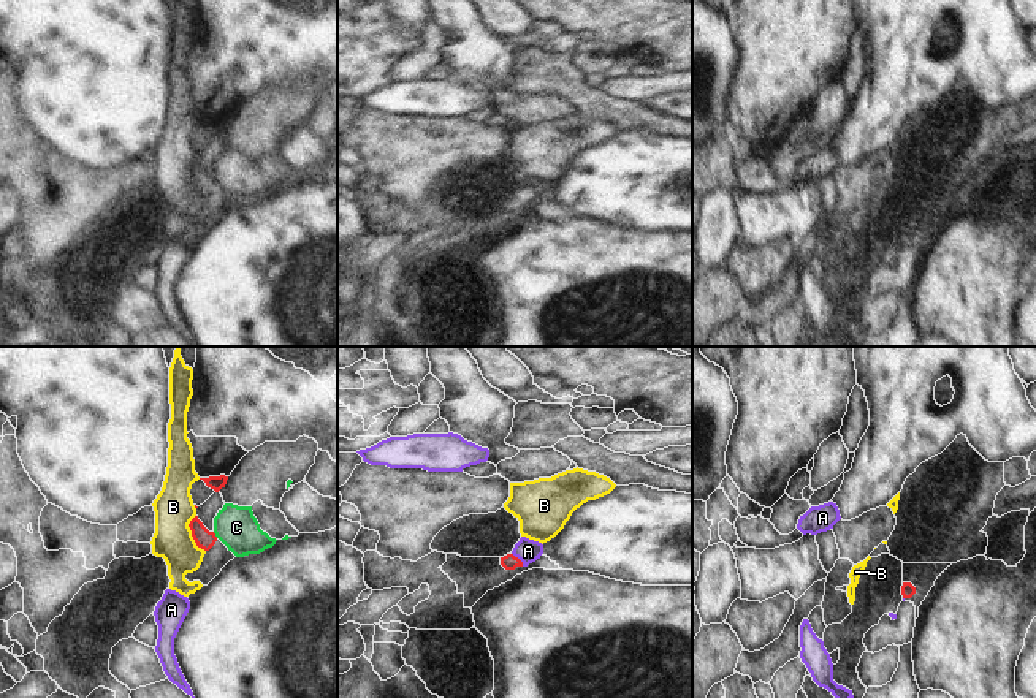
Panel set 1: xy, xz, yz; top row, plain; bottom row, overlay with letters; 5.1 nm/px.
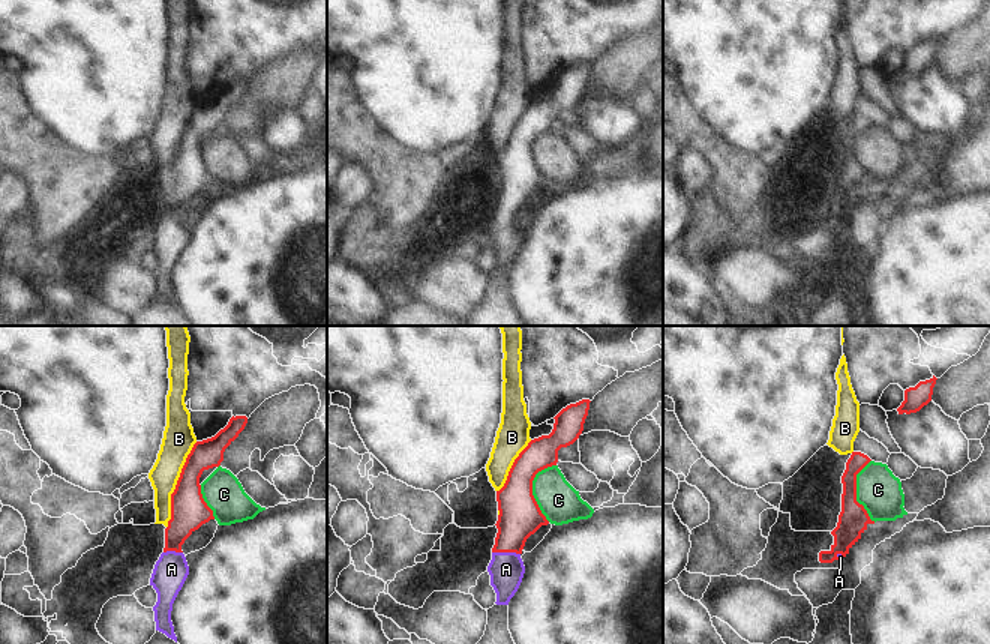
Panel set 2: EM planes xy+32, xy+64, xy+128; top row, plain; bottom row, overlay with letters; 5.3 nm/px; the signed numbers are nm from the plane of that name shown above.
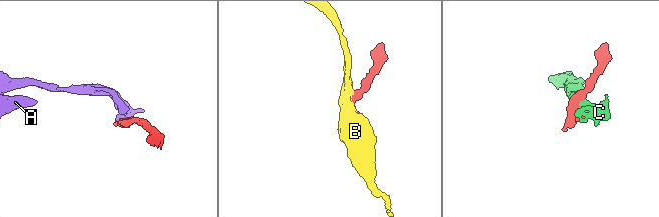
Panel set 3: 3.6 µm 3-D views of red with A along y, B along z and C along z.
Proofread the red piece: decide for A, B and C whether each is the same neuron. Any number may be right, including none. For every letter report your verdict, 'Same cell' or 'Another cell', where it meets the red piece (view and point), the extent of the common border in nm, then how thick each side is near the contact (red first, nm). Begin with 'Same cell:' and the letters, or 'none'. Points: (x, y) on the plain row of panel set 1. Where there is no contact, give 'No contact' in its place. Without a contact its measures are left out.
Same cell: A
A: Same cell. Touches red at xz (518, 204). Shared border 90 nm. Thickness 80 nm (red) against 120 nm
B: Another cell. Touches red at xy (192, 179). Shared border 200 nm. Thickness 90 nm (red) against 200 nm
C: Another cell. Touches red at xy (214, 181). Shared border 40 nm. Thickness 90 nm (red) against 220 nm

